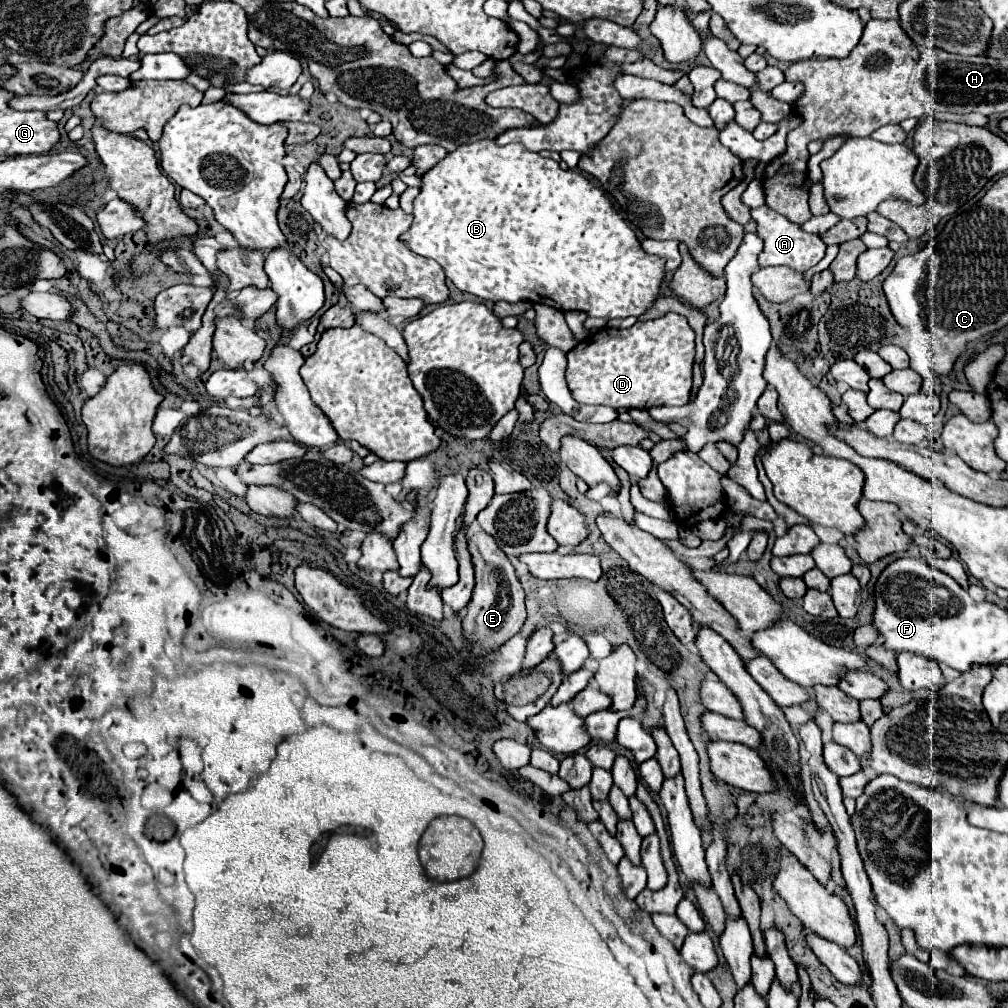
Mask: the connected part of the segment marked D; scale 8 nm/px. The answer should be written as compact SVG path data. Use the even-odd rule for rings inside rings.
M666 313L652 321L636 321L630 329L604 327L568 353L566 381L576 401L624 409L686 405L692 387L694 331L686 317Z

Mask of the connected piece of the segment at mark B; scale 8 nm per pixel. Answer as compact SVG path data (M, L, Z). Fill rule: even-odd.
M476 141L472 145L462 145L460 149L448 153L442 161L438 161L430 171L422 175L422 187L420 195L414 199L414 221L412 227L404 233L404 241L408 247L428 259L438 261L446 277L466 293L472 293L484 301L532 301L532 303L544 303L548 307L560 309L560 311L584 311L590 317L604 317L604 319L614 319L614 317L638 317L642 315L652 301L658 295L658 287L664 277L664 259L656 255L648 255L640 249L640 241L636 239L636 233L622 221L622 217L614 211L610 199L604 195L602 189L594 187L588 177L582 173L576 173L572 169L560 169L556 161L544 159L538 153L526 151L520 143L508 143L504 147L498 147L494 141Z

